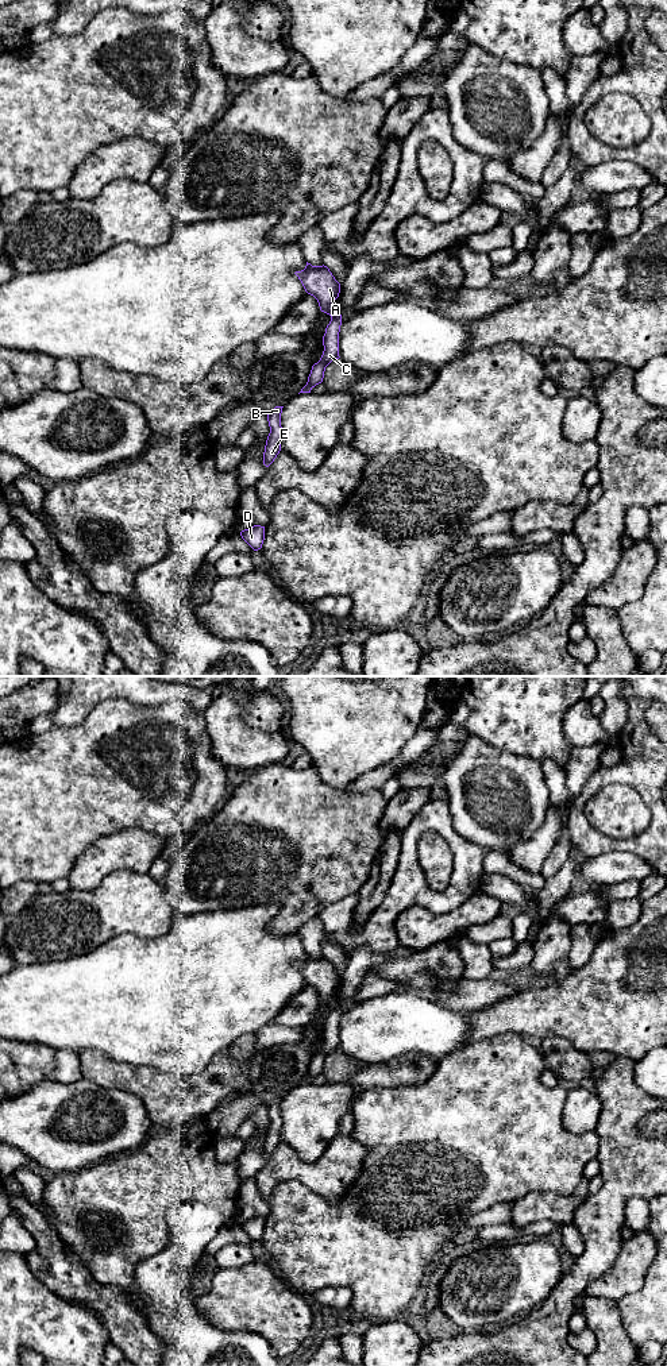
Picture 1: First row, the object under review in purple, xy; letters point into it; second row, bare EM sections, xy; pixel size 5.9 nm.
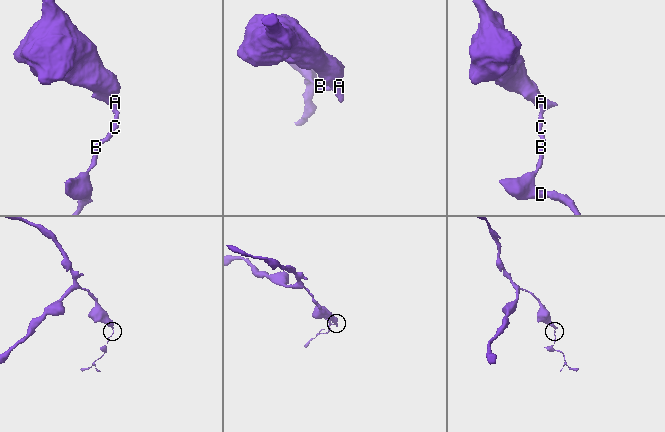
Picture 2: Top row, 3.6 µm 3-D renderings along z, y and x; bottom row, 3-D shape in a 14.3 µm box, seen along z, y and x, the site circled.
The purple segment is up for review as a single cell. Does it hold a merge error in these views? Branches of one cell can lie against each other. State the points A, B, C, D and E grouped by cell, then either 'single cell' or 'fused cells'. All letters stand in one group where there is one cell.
groups A / B C D E; fused cells

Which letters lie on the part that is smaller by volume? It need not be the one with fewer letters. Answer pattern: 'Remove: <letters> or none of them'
Remove: B, C, D, E

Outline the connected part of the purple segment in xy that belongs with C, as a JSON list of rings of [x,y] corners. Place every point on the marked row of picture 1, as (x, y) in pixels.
[[[342,315],[331,319],[325,328],[323,336],[324,351],[317,363],[312,366],[311,374],[308,377],[306,385],[300,393],[311,393],[311,390],[323,382],[325,367],[332,362],[339,359],[339,332],[342,325]]]

